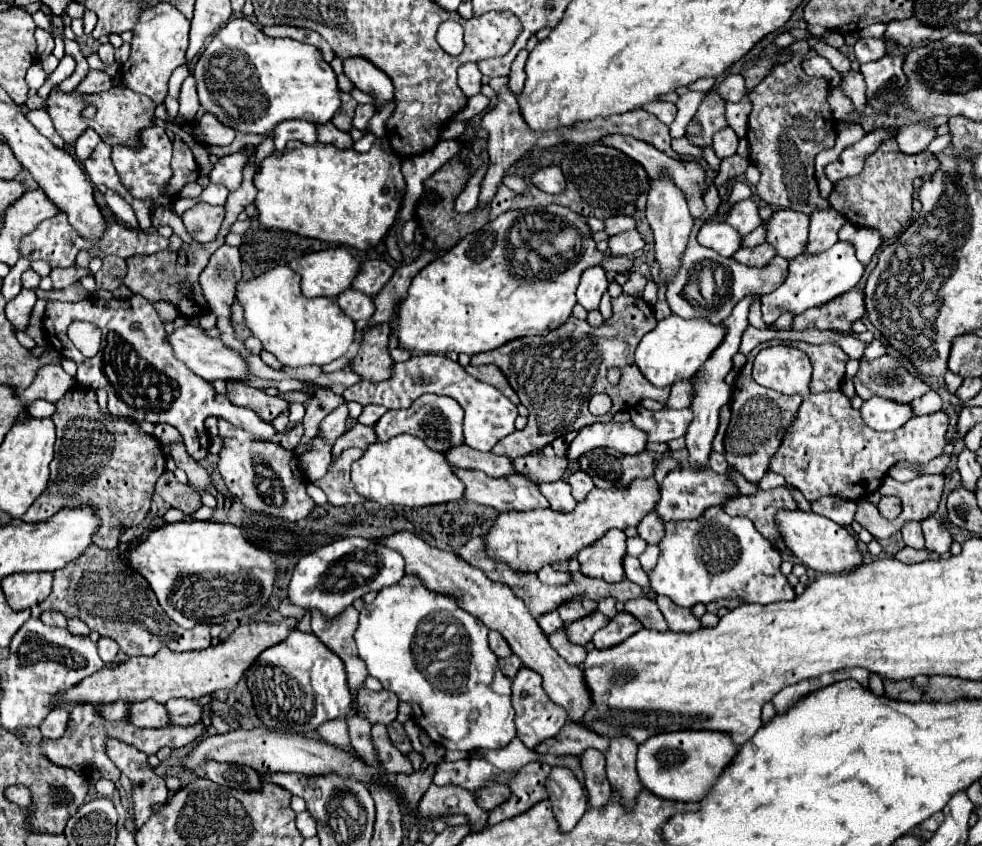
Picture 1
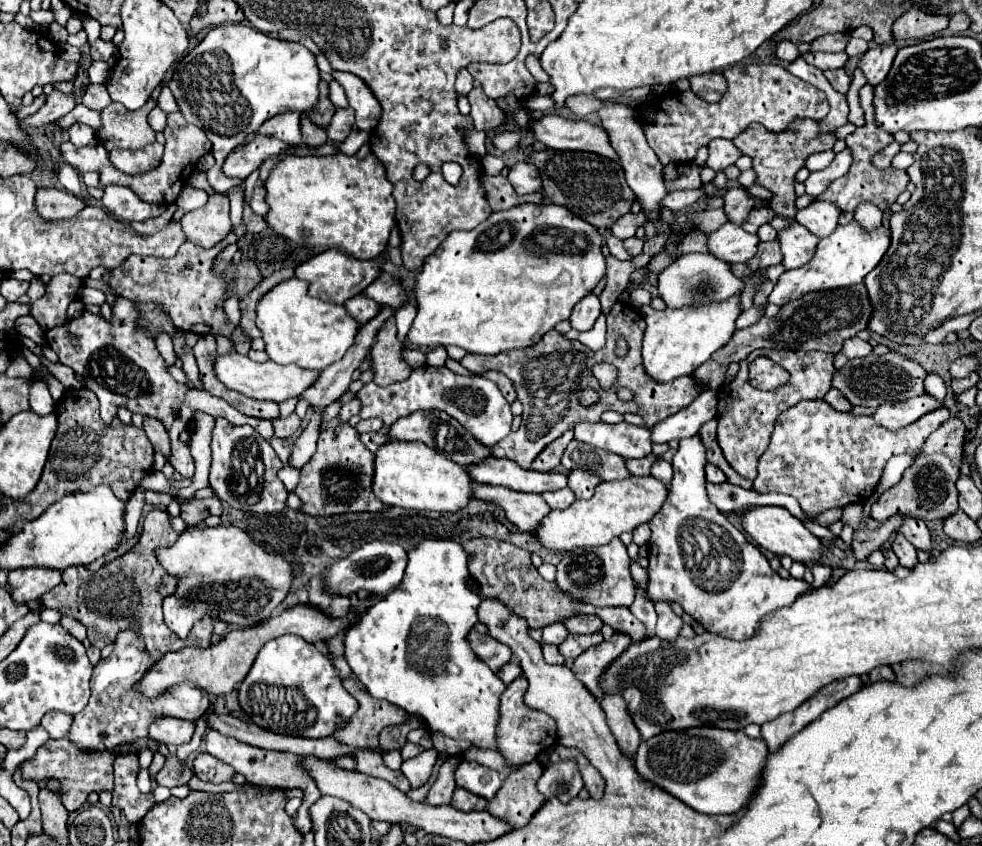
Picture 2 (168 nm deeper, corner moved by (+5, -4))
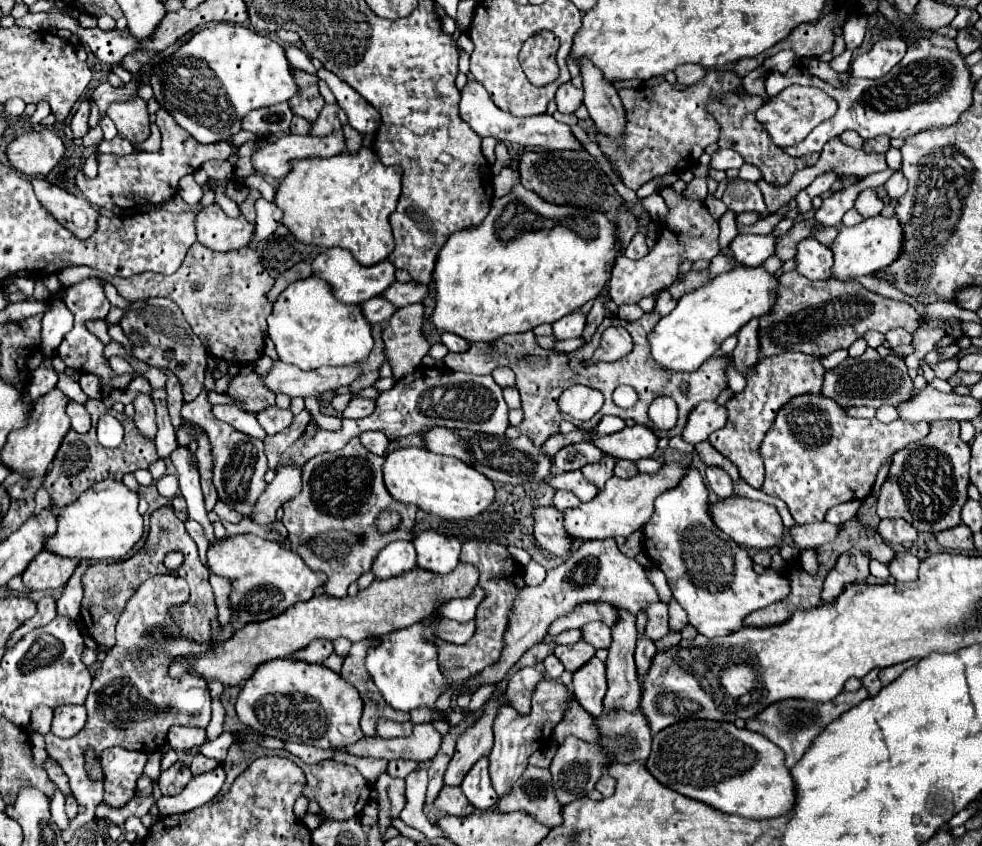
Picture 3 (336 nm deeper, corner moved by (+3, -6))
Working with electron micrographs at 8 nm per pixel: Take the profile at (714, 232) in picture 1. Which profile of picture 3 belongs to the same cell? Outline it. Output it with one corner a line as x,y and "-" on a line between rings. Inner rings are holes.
737,235
731,241
733,257
747,265
747,267
759,267
769,255
775,251
775,239
771,235

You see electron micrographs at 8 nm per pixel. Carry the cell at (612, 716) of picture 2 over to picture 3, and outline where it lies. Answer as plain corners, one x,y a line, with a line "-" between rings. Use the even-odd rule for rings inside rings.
619,609
619,621
613,627
613,641
609,647
609,657
607,657
607,695
605,695
605,713
613,713
613,711
627,711
627,713
635,713
639,709
639,695
641,695
641,687
637,683
637,665
635,665
635,643
637,643
637,627
635,627
635,615

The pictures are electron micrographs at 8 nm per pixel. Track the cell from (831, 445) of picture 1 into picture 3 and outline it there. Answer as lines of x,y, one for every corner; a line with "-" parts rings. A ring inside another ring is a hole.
799,395
789,401
777,415
773,427
765,435
761,443
761,455
765,461
765,481
761,491
773,497
779,497
787,503
793,519
799,525
823,521
825,513
845,501
865,499
877,479
877,471
891,461
893,453
901,447
921,441
929,433
929,423
907,423
907,421
891,421
881,423
877,419
855,419
849,417
833,399
823,395

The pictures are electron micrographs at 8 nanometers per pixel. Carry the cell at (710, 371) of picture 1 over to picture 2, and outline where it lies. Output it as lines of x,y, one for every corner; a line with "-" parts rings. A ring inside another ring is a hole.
699,435
683,439
673,457
673,481
669,497
649,521
649,597
651,601
677,601
687,615
697,619
707,631
727,639
747,639
757,631
763,615
791,605
809,587
803,579
783,579
767,563
767,557
729,523
729,519
709,501
705,481
705,447

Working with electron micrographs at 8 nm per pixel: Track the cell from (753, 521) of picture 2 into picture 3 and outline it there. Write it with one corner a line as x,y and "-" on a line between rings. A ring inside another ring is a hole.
729,497
729,499
723,499
715,505
711,505
711,515
713,515
715,525
723,533
733,537
733,541
737,541
741,547
765,551
771,547
781,547
781,543
783,543
785,525
781,521
779,511
773,505
767,505
761,501
751,501
745,497

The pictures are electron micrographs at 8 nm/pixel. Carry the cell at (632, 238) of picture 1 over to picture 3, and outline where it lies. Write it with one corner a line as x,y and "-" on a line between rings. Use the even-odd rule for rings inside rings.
635,233
631,243
629,243
629,247
627,247
627,251
625,251
625,257
629,257
629,259
641,259
647,253
649,253
649,247
645,243
645,235
643,233

